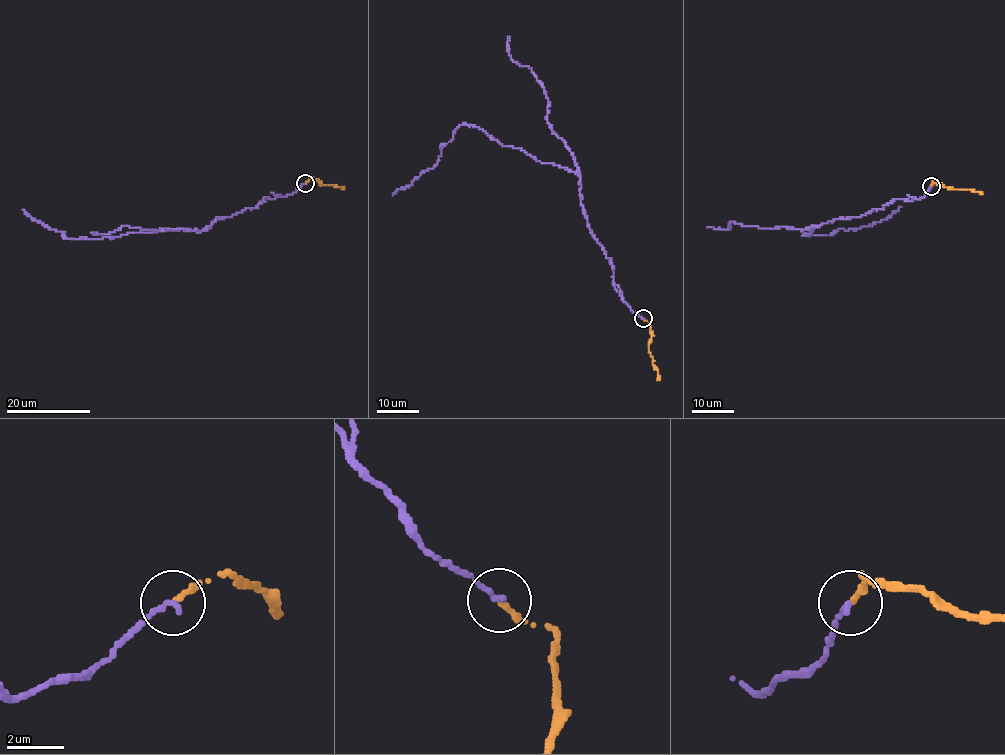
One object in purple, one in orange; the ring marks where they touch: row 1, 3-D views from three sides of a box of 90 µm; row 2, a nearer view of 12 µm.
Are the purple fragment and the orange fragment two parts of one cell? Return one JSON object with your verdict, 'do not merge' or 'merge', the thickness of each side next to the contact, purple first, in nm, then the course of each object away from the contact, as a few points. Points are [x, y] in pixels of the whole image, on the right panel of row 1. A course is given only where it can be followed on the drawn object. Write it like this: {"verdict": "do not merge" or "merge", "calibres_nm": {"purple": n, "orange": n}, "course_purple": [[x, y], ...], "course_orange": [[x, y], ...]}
{"verdict": "merge", "calibres_nm": {"purple": 260, "orange": 240}, "course_purple": [[930, 186], [917, 200], [894, 199], [882, 210], [810, 228], [815, 226], [803, 235], [865, 227], [900, 206]], "course_orange": [[931, 186], [933, 182], [983, 193]]}

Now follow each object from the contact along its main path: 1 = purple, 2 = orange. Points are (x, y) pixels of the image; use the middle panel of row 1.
1: (643, 318), (614, 285), (611, 260), (587, 224), (580, 177), (564, 167), (461, 124), (433, 167), (393, 195)
2: (643, 319), (651, 323), (649, 353), (659, 380)

